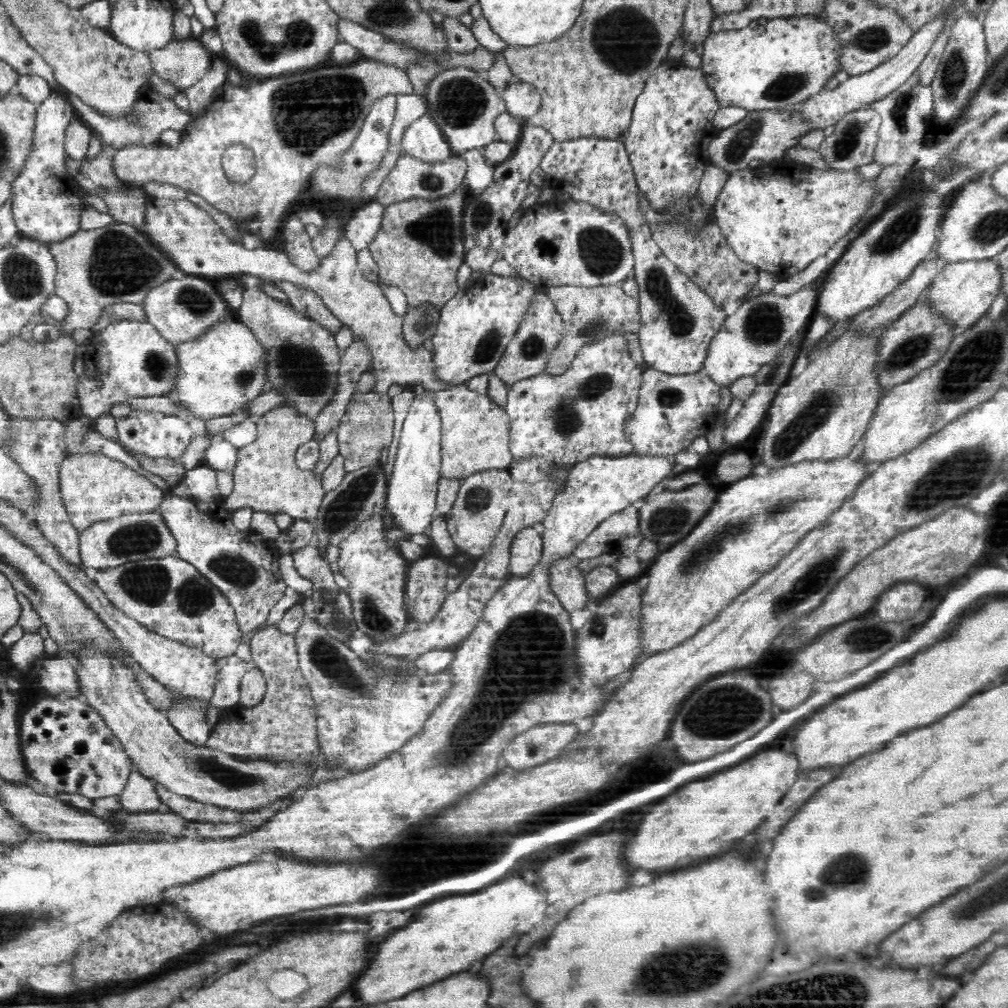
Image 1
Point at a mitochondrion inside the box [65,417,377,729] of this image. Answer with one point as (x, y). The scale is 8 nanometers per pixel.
(149, 584)

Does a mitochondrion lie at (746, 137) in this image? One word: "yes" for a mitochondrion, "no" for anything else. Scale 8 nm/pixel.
yes

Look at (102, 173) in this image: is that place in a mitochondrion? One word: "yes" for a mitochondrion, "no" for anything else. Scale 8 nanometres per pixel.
no

